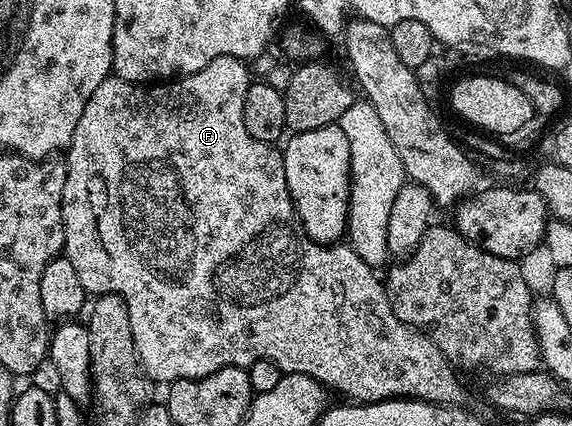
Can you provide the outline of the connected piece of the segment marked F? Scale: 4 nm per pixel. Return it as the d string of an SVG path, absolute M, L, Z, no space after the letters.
M226 55L225 57L217 57L213 61L209 61L209 65L205 65L205 69L197 69L197 73L181 75L172 78L170 81L155 81L150 85L140 85L130 83L118 77L108 77L105 81L101 81L101 85L97 85L97 89L93 89L93 97L89 97L89 101L85 105L85 113L81 115L81 121L77 123L77 129L71 138L71 145L65 151L67 176L65 177L63 200L61 201L63 251L65 252L65 257L73 265L73 269L77 269L77 277L81 277L81 285L84 291L95 297L100 295L120 295L122 297L129 309L129 325L133 325L133 341L135 342L135 351L139 355L139 365L143 368L148 380L155 382L156 379L157 382L163 383L162 385L173 384L179 379L204 379L213 373L217 373L223 367L248 368L257 361L268 359L279 366L280 372L289 375L308 375L328 388L334 389L336 387L337 390L344 391L351 398L348 400L354 401L356 404L382 403L385 399L420 399L426 403L462 404L464 402L462 400L463 383L455 376L456 368L439 352L437 345L430 337L421 331L416 331L409 324L402 323L391 312L391 303L387 299L387 288L384 280L380 276L379 279L375 276L378 275L376 268L370 267L365 261L361 261L361 257L346 242L340 241L334 245L320 245L311 242L306 235L301 233L301 224L295 213L295 203L291 200L291 194L285 181L285 165L283 164L282 154L272 144L262 143L253 137L249 137L249 129L245 129L245 117L243 116L245 93L250 89L253 82L253 76L247 72L247 67L248 64L244 60L232 55Z

